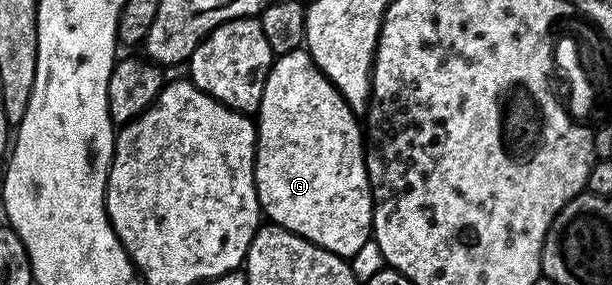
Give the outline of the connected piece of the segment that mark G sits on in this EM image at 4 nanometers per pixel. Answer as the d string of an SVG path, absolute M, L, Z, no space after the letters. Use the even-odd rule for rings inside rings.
M305 47L292 50L292 54L284 54L275 59L270 68L268 78L264 82L264 94L256 113L256 127L258 129L258 147L254 150L254 185L258 191L258 207L264 213L265 219L272 224L279 224L298 236L303 236L308 242L328 250L332 254L343 258L351 258L356 255L365 243L372 240L374 226L374 194L370 191L370 175L366 169L366 148L364 147L364 128L359 117L344 102L340 90L336 90L326 75L318 69L316 62L306 51Z

